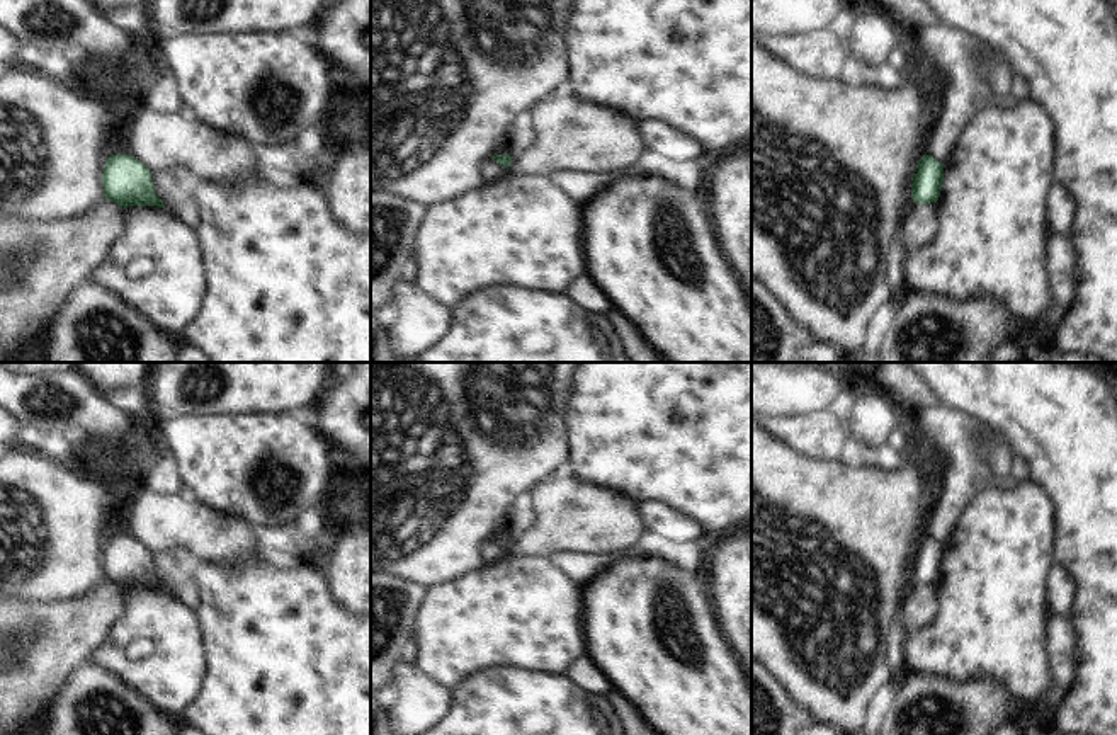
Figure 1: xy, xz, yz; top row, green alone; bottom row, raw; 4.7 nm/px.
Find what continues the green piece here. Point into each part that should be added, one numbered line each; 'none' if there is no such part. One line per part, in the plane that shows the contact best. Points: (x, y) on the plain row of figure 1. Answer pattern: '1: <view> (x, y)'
none

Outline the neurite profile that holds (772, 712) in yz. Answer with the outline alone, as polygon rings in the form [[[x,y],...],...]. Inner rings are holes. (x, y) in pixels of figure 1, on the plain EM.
[[[751,657],[751,735],[842,735],[794,704],[767,669]]]

